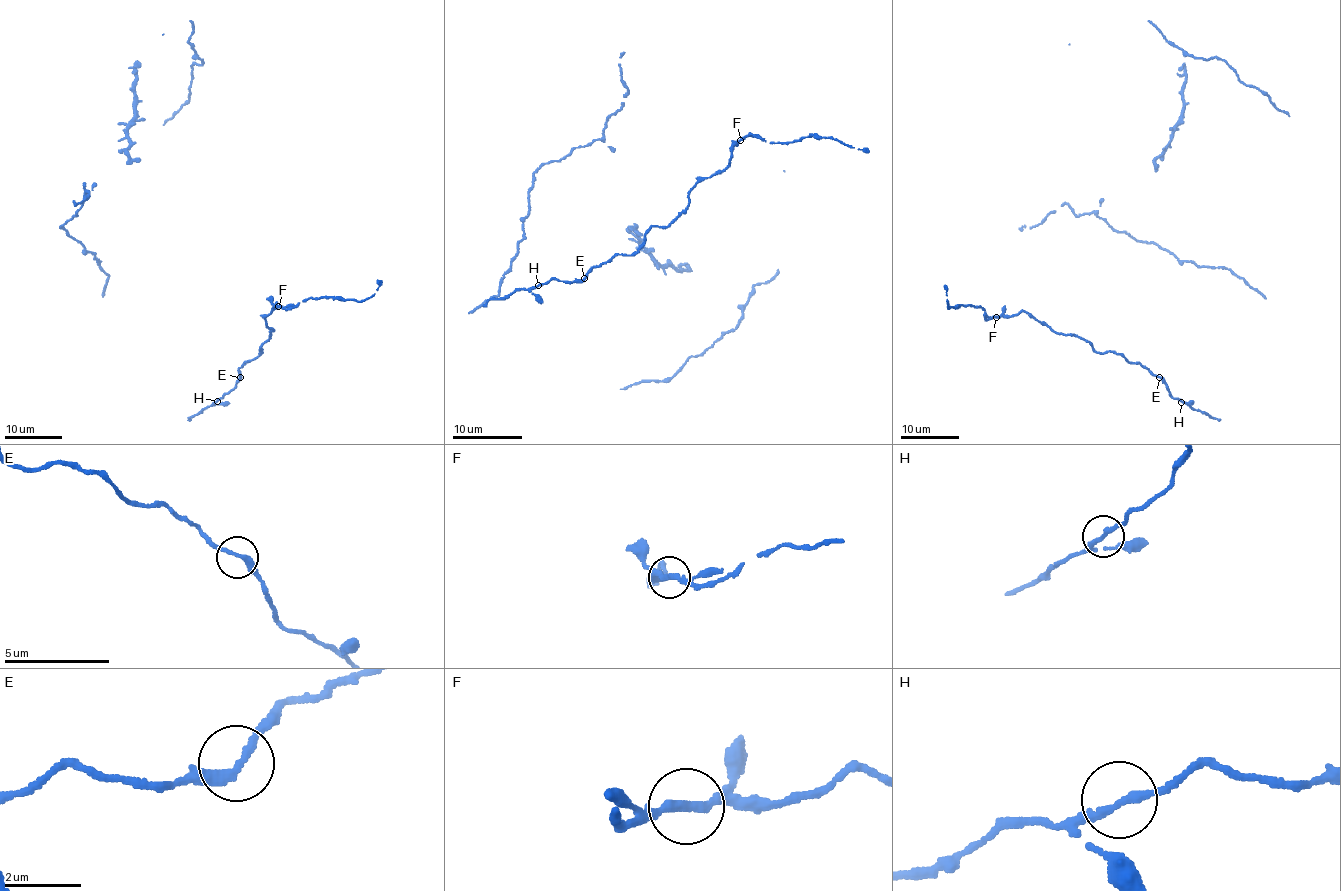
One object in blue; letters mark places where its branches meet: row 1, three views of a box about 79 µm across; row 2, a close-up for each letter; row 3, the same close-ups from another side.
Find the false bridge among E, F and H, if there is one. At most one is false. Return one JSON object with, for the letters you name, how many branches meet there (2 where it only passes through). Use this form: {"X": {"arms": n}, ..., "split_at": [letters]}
{"F": {"arms": 2}, "split_at": ["F"]}

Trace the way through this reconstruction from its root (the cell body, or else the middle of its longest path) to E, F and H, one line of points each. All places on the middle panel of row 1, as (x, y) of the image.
E: (606, 261), (593, 268), (584, 278)
F: (606, 261), (618, 254), (631, 255), (648, 229), (665, 226), (680, 214), (691, 188), (726, 168), (740, 140)
H: (606, 261), (593, 268), (581, 280), (551, 279), (538, 285)

